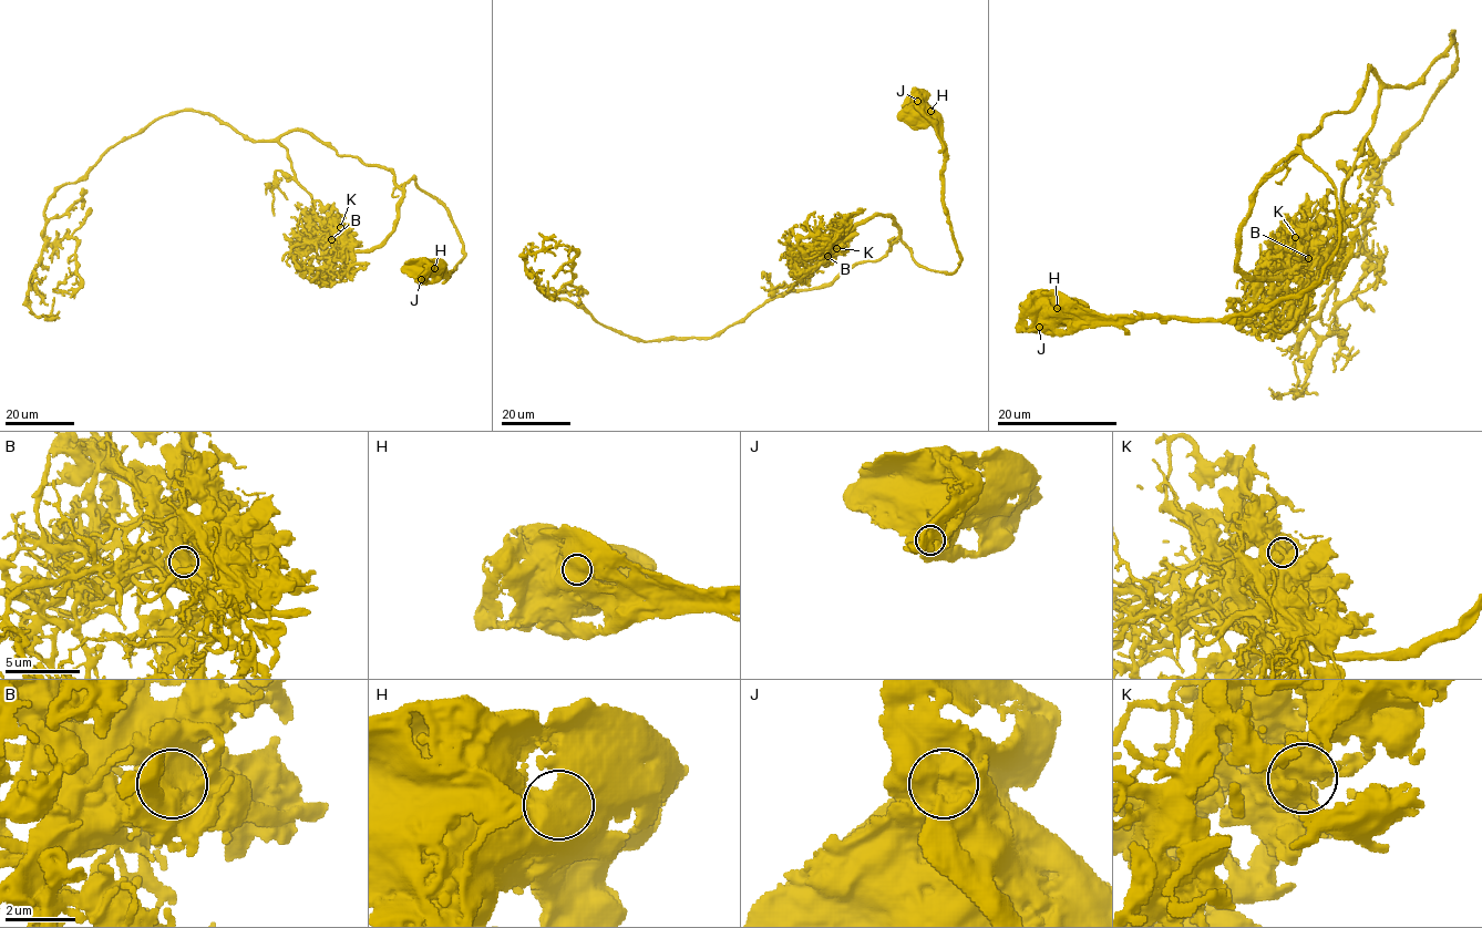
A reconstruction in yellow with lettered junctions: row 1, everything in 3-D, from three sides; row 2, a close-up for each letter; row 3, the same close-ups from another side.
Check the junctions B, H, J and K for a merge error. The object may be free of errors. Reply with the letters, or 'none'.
none

